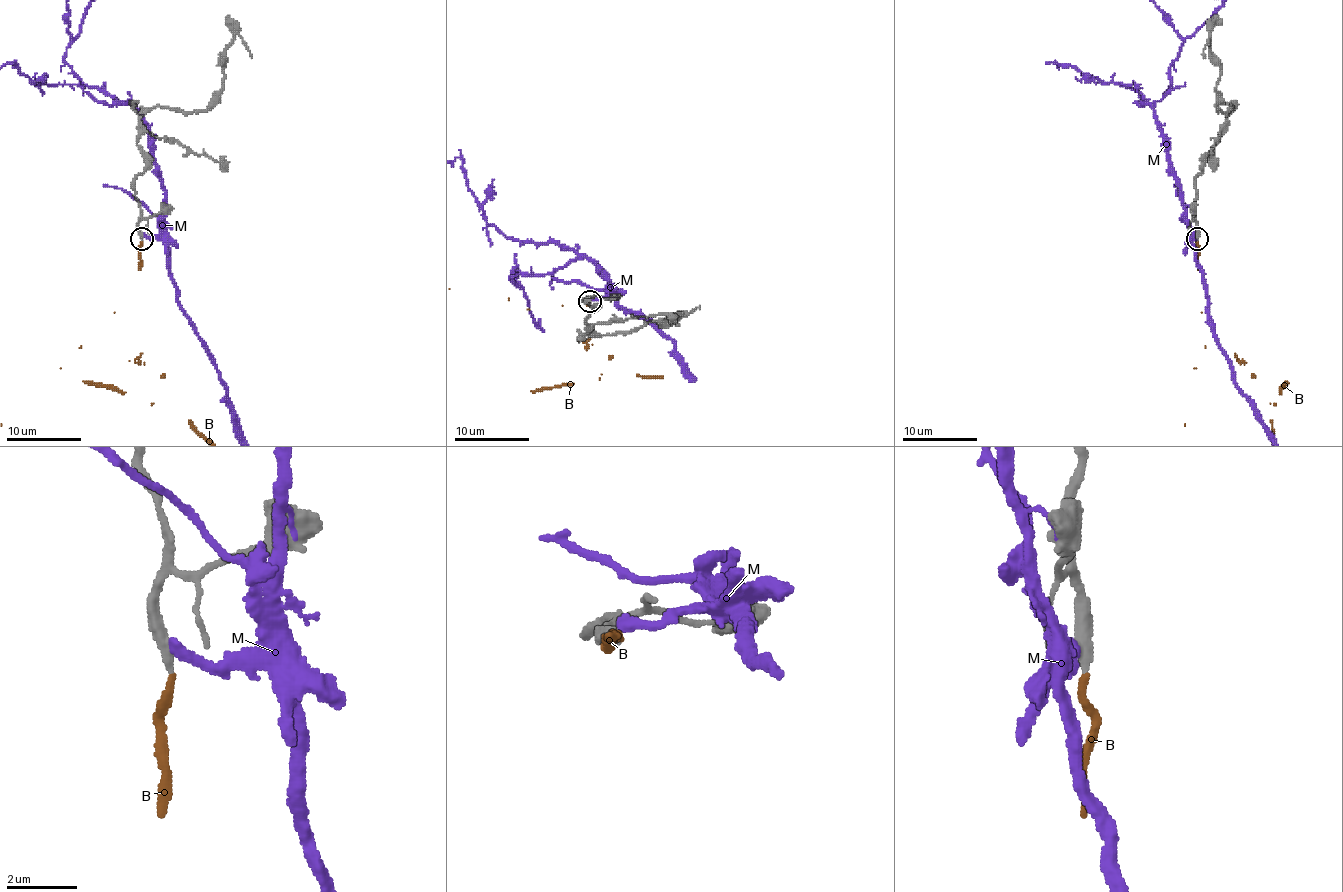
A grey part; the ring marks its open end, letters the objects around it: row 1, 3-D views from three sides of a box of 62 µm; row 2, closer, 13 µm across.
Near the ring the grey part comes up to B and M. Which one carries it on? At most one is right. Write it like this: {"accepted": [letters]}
{"accepted": ["B"]}

